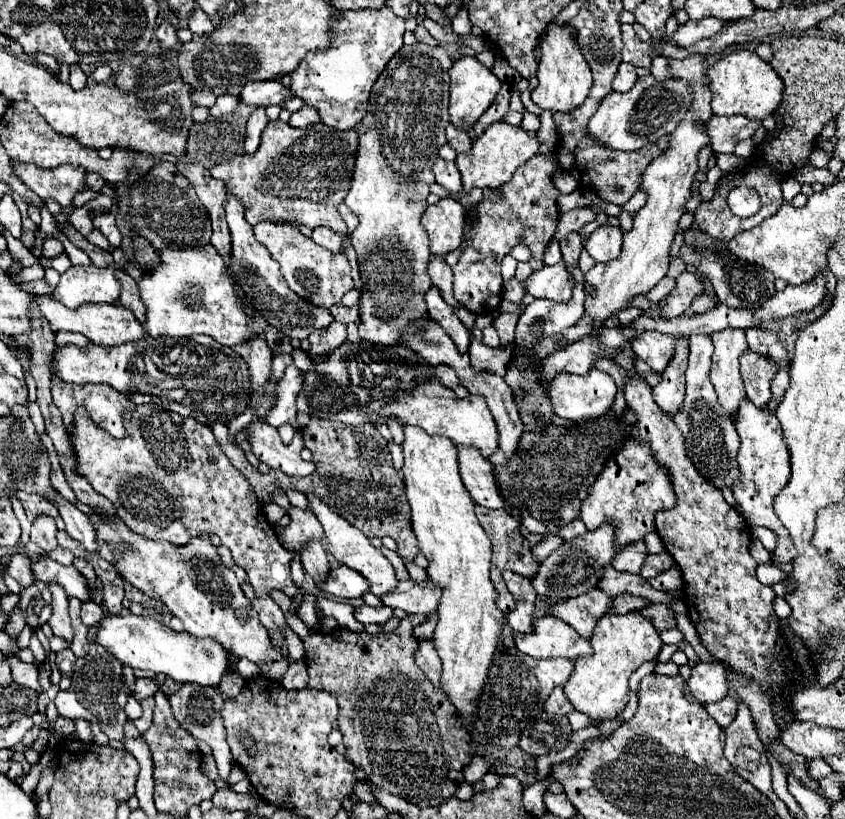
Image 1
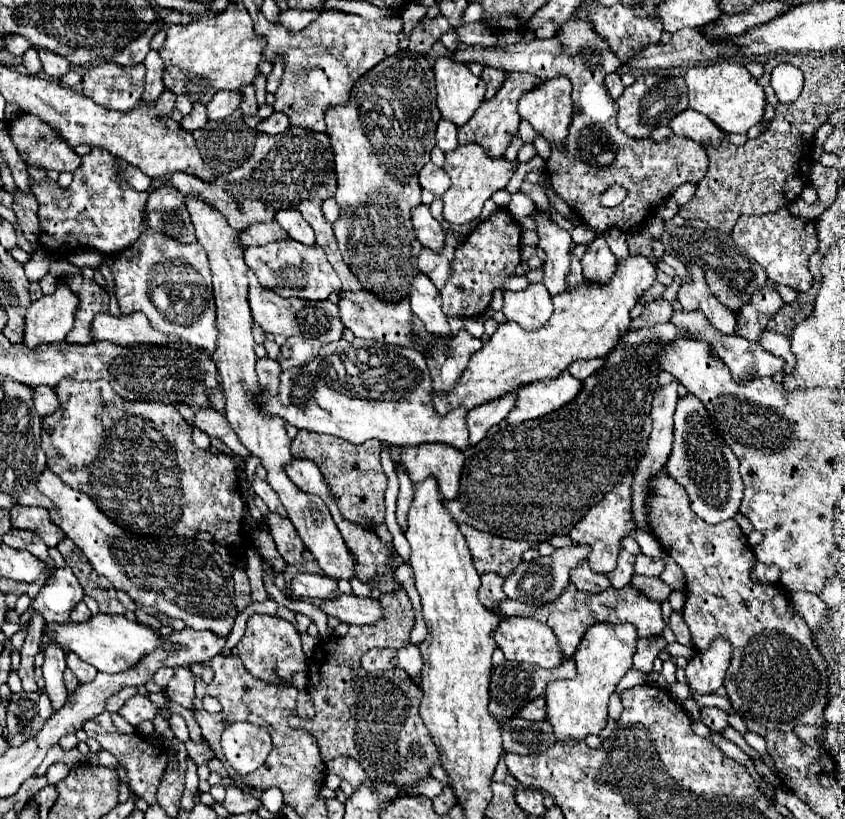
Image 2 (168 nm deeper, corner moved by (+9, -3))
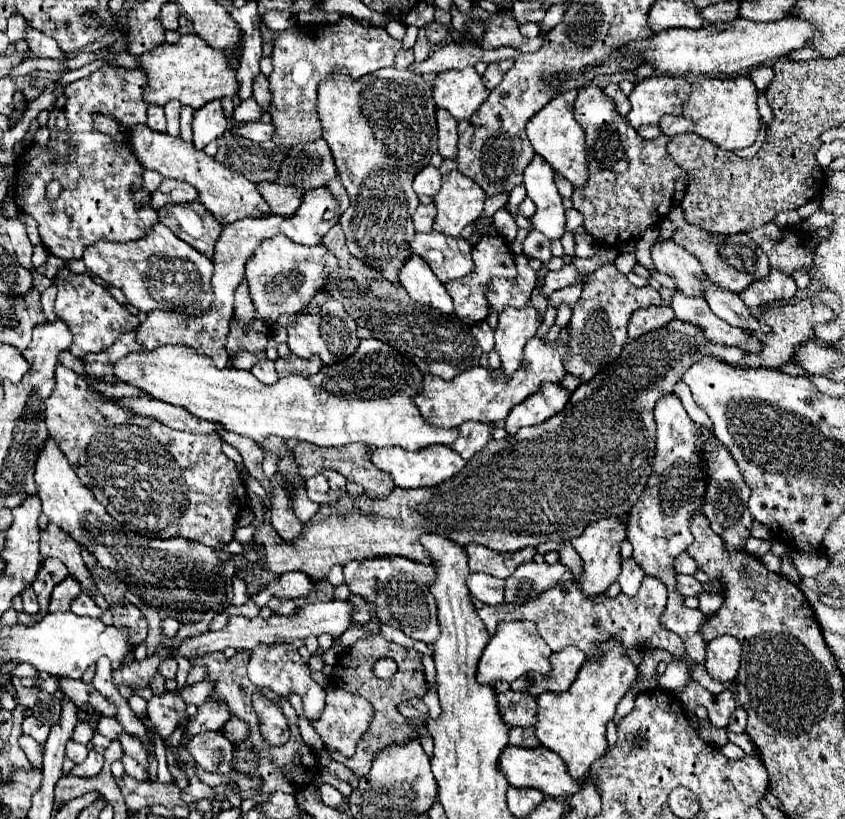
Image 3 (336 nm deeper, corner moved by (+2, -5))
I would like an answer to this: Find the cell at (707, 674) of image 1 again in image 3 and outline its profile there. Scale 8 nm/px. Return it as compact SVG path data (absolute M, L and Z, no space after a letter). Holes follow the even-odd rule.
M731 635L715 637L713 641L707 643L705 669L719 683L733 681L739 669L739 657L741 657L741 647L735 637Z

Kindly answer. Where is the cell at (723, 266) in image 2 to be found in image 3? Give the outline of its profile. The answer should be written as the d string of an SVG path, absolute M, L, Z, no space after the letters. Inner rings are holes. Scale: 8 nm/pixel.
M673 207L671 213L667 215L667 219L675 225L675 233L673 239L677 245L681 245L683 249L687 249L691 255L695 255L703 269L707 271L707 277L725 291L731 293L741 293L743 289L747 289L749 285L753 285L759 279L765 279L771 271L769 267L769 259L763 251L759 251L759 247L755 247L755 243L751 243L751 239L747 239L745 233L737 233L737 235L713 235L697 225L689 225L683 217L681 207Z

